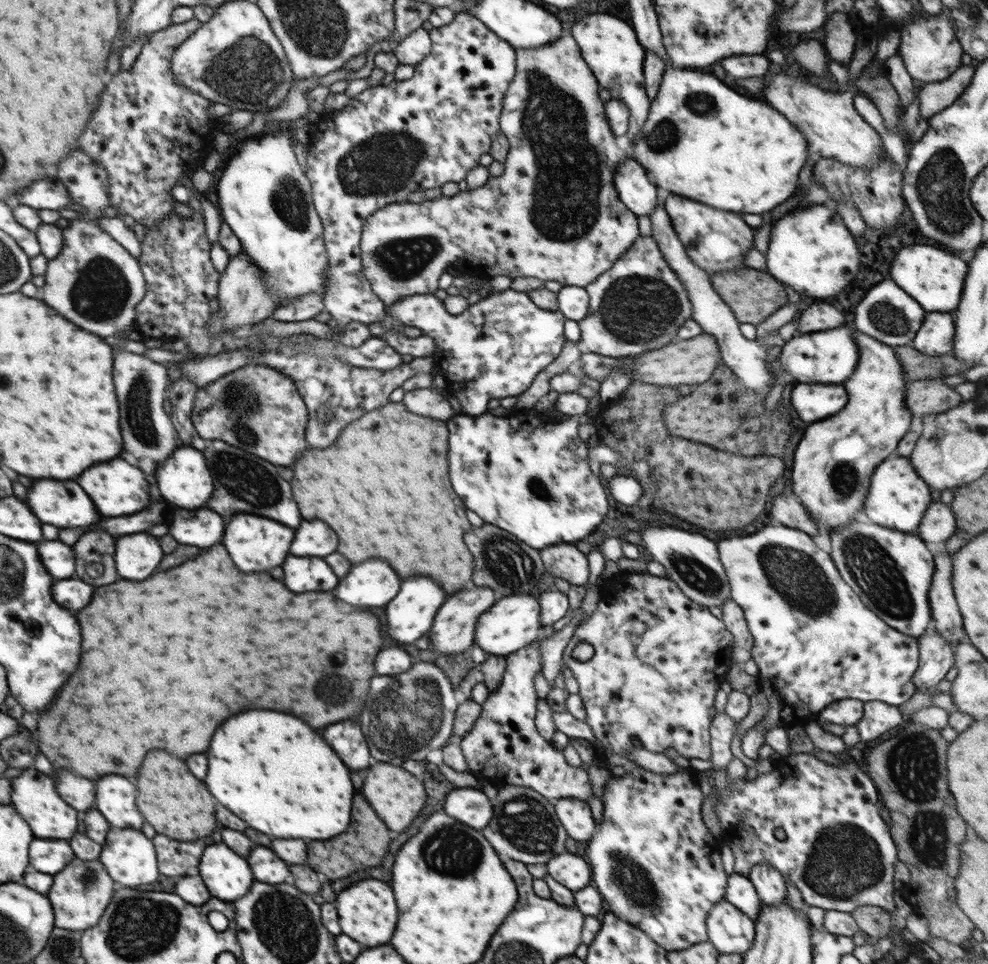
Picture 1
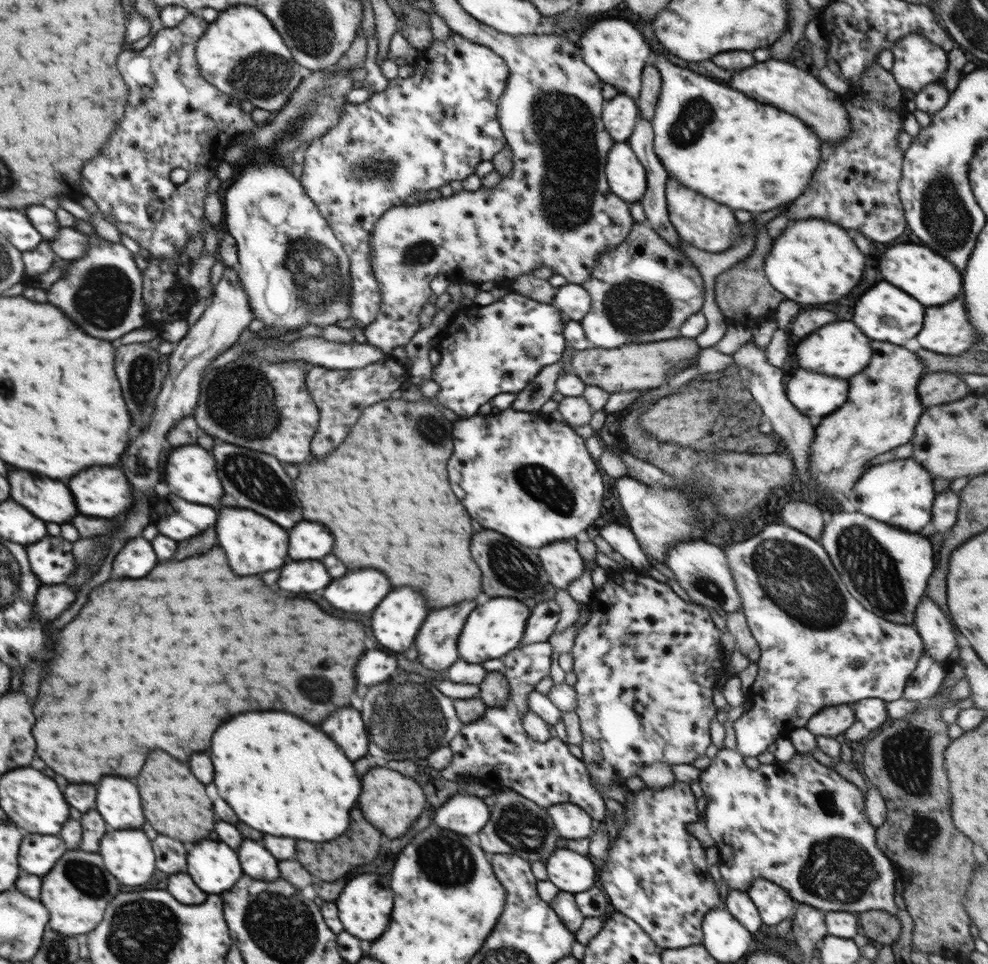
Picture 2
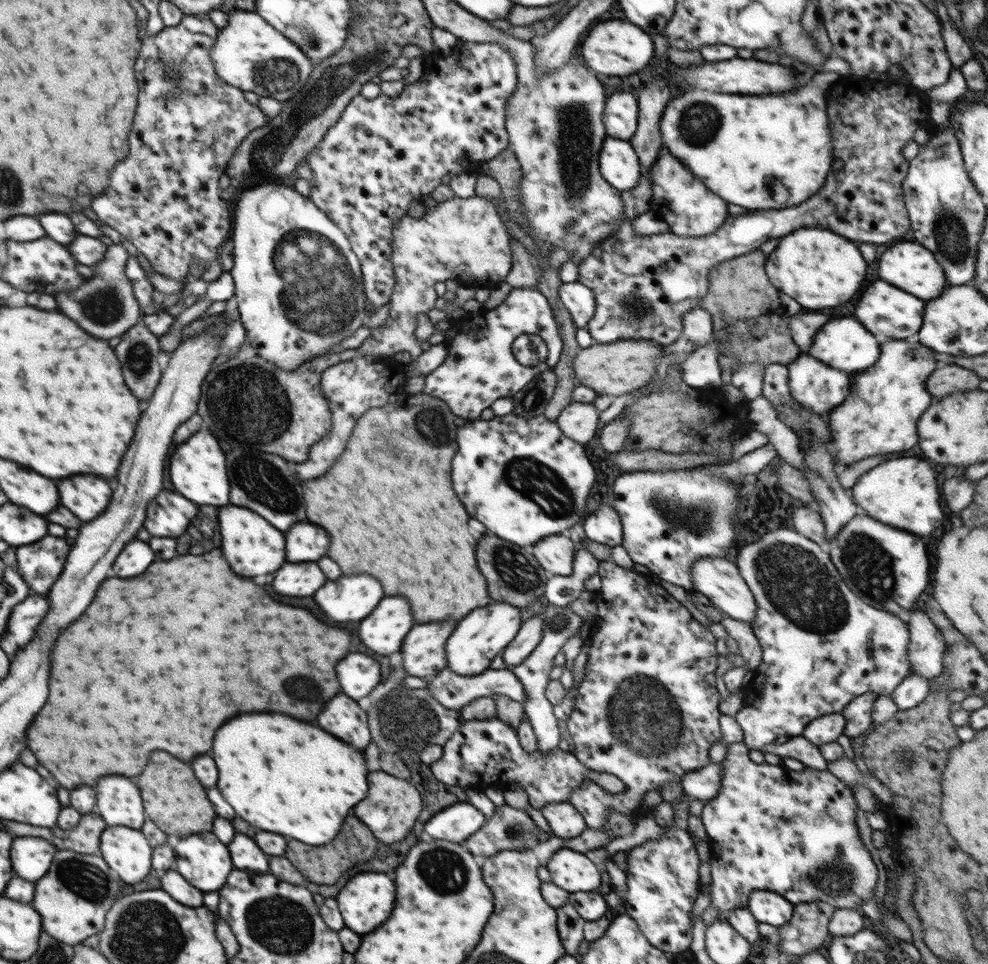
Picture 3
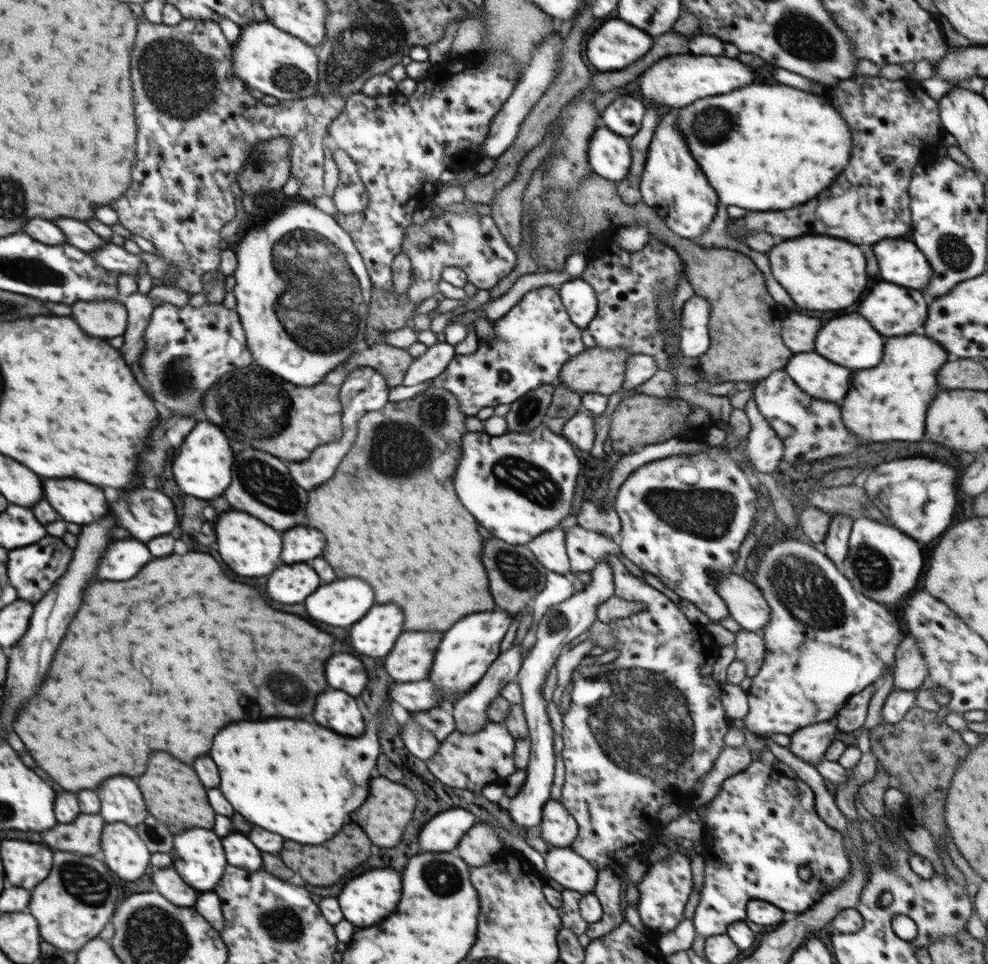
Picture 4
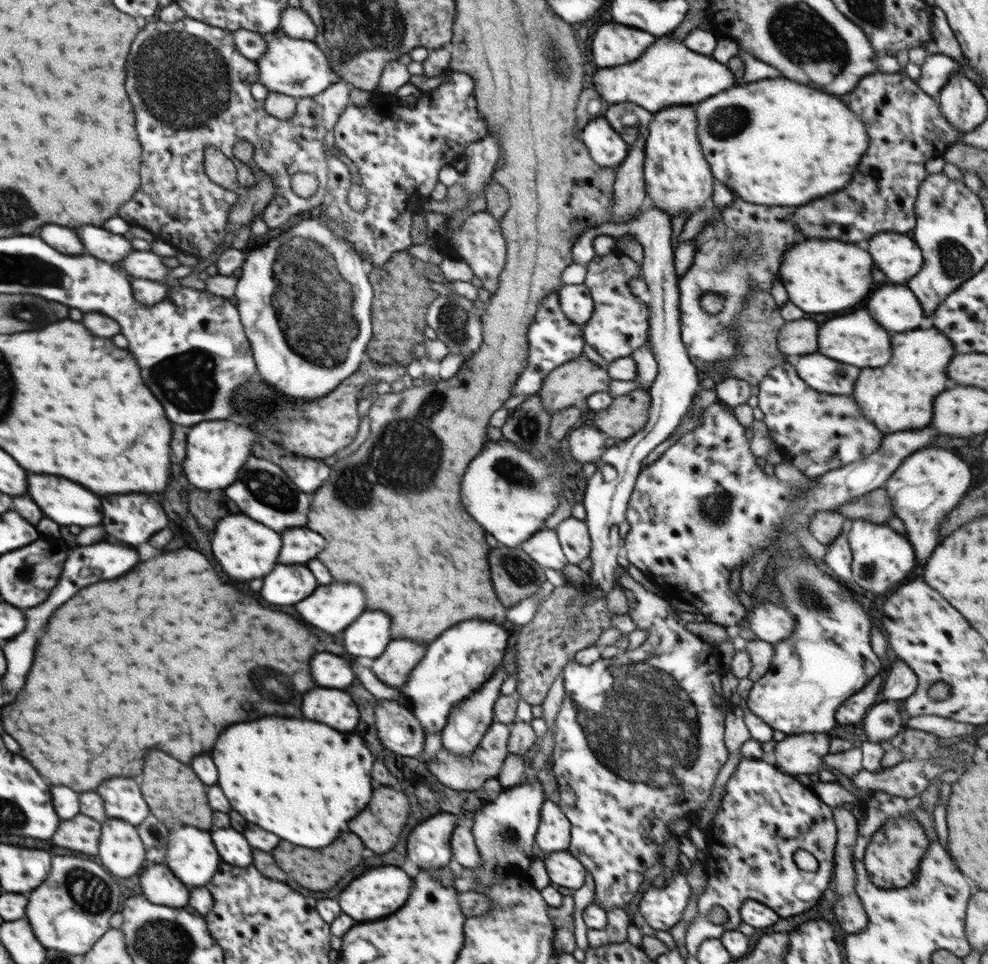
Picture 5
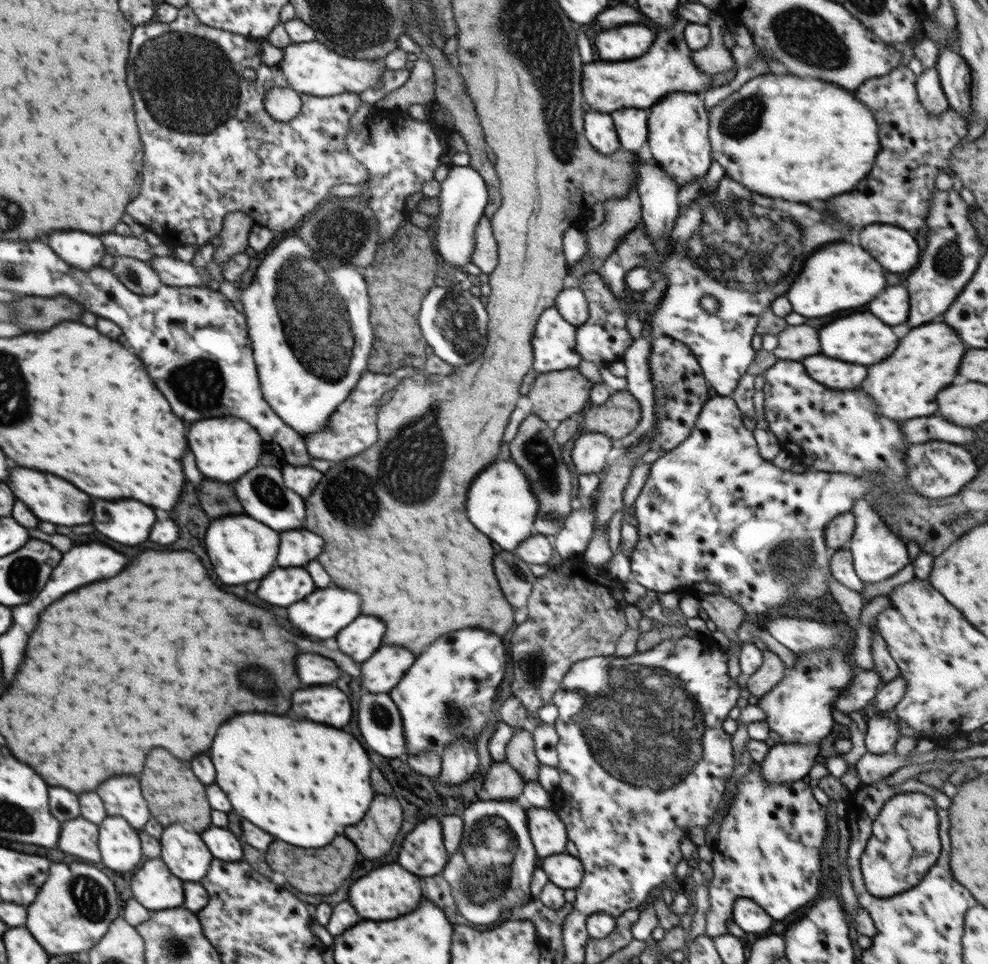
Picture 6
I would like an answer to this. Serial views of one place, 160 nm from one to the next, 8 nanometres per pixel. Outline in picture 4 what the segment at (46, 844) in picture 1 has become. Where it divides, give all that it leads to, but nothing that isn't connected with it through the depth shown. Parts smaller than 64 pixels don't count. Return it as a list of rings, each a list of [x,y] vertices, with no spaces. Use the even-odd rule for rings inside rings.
[[[4,840],[2,846],[4,866],[8,866],[8,880],[14,886],[32,890],[34,884],[48,876],[52,866],[52,852],[48,848],[22,840]]]

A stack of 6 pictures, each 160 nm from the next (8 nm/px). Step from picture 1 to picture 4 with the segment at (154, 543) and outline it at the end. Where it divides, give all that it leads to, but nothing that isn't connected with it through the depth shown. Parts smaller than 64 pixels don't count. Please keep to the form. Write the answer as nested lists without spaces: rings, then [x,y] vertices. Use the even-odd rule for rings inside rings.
[[[120,540],[108,546],[106,556],[100,560],[100,568],[94,580],[130,580],[136,576],[152,556],[144,542]]]

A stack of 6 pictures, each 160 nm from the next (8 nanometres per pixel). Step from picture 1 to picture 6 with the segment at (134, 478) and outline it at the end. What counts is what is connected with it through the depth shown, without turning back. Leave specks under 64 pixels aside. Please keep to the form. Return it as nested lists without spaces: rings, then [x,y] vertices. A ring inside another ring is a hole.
[[[10,468],[10,470],[12,470],[8,478],[10,490],[40,520],[46,520],[58,526],[78,526],[78,524],[88,524],[92,520],[92,498],[76,490],[76,486],[72,486],[70,482],[64,482],[62,478],[56,478],[54,474],[40,474],[28,468]]]

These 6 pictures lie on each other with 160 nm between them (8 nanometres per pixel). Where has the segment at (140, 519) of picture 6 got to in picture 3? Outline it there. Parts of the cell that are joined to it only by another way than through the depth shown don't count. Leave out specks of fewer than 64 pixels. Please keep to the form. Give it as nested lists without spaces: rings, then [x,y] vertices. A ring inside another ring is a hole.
[[[162,490],[150,504],[146,512],[144,528],[150,536],[168,536],[178,538],[186,532],[188,524],[194,520],[198,506],[188,502],[184,496]]]

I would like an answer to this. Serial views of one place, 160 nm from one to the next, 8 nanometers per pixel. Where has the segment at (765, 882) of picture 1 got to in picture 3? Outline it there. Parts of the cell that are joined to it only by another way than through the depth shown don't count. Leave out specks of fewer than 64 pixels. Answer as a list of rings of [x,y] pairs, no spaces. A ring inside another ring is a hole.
[[[754,890],[750,894],[747,907],[758,922],[766,922],[779,928],[792,919],[795,905],[778,893]]]

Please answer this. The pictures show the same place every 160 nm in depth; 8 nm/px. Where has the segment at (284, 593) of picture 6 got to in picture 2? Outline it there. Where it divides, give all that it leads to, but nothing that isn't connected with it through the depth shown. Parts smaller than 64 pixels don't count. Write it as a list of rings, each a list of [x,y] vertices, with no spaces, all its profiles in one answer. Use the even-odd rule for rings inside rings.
[[[304,560],[304,562],[286,562],[278,586],[290,592],[316,592],[330,584],[330,576],[322,562]]]

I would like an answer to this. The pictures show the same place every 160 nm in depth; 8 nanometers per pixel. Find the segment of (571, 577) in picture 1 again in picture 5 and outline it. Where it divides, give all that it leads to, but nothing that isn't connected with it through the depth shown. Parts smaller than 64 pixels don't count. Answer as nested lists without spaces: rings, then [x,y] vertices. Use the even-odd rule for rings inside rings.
[[[542,528],[521,546],[543,568],[562,570],[569,563],[555,529]]]

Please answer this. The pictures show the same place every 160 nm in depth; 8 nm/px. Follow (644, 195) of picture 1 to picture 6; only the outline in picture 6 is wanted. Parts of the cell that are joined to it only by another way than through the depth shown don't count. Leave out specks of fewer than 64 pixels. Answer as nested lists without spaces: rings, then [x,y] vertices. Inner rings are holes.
[[[589,110],[583,116],[583,129],[588,142],[600,154],[610,155],[622,148],[613,118],[608,113]]]

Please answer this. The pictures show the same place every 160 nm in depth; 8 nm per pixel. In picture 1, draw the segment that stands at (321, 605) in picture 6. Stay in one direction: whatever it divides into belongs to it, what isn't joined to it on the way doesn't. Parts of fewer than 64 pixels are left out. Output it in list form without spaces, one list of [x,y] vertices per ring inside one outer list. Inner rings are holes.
[[[370,558],[340,578],[336,598],[350,606],[386,606],[400,590],[400,578],[388,562]]]

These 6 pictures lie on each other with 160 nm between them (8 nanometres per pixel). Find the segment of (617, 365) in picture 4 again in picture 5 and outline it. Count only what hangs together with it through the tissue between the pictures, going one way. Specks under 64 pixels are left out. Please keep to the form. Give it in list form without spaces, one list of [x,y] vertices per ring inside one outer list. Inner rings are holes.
[[[584,354],[557,366],[542,383],[538,395],[550,414],[574,406],[578,400],[588,398],[593,392],[610,392],[611,378],[603,367]]]

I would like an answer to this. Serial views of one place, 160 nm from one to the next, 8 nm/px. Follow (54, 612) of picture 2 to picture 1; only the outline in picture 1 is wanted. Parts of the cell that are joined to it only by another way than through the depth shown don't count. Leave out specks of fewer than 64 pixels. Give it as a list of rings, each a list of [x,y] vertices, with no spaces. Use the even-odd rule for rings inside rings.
[[[72,576],[56,580],[51,588],[51,593],[60,606],[77,612],[92,600],[94,588],[86,582],[82,582],[78,577]]]

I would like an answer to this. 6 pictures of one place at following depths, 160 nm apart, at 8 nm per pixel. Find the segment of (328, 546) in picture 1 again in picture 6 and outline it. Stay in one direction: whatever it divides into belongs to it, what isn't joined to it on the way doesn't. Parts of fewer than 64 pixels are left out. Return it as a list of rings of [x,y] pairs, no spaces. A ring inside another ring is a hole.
[[[290,530],[280,534],[278,566],[306,566],[324,550],[324,540],[308,530]]]

